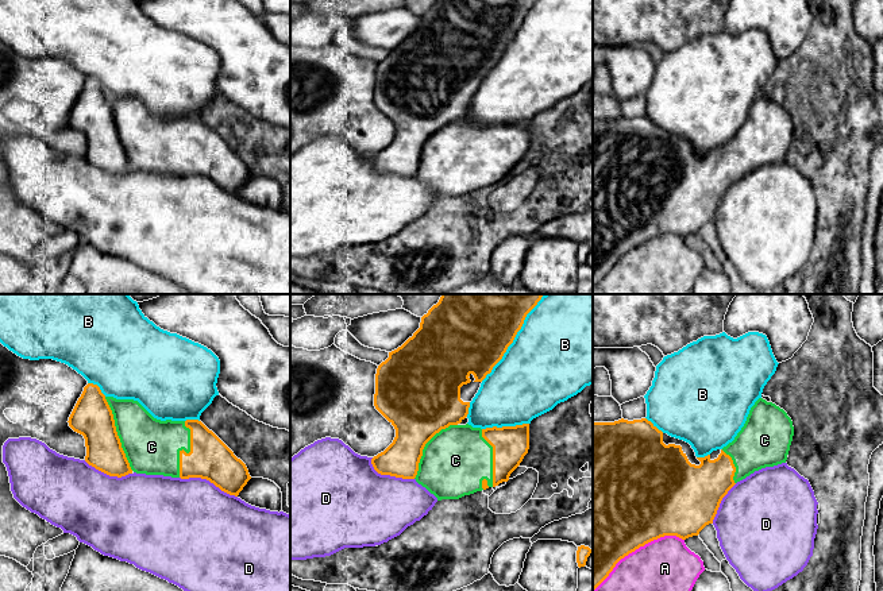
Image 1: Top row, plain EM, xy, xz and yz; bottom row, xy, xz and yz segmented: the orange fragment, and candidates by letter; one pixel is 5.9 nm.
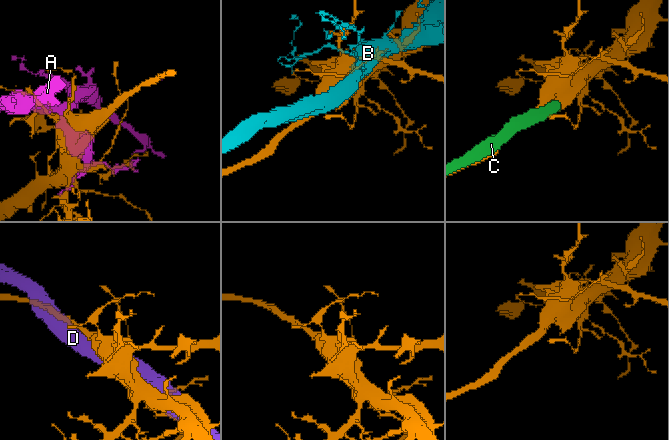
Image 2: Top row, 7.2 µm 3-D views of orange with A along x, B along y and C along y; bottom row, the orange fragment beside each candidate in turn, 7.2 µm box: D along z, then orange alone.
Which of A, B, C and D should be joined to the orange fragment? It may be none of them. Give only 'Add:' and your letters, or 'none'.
Add: C

